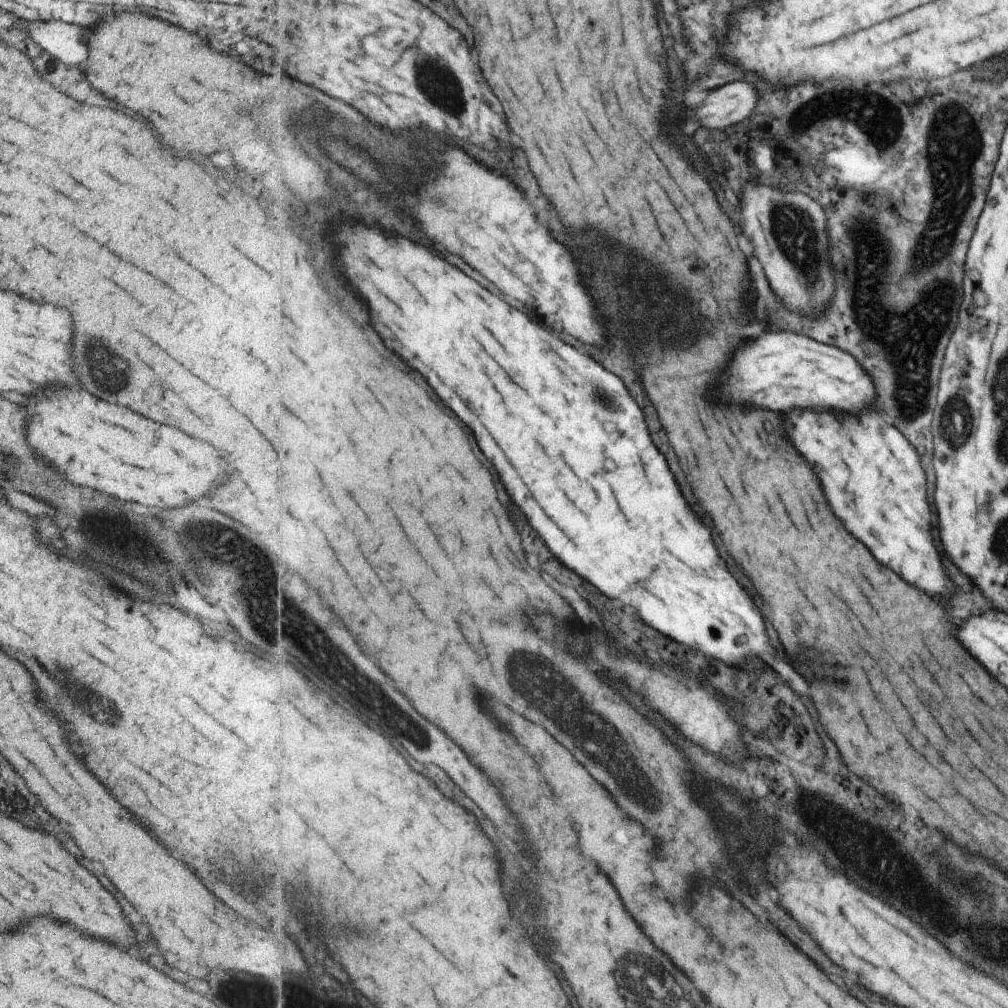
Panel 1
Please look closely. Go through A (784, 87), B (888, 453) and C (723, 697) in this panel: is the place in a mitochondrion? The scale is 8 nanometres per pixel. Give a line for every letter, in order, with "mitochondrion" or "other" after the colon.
A: other
B: other
C: other

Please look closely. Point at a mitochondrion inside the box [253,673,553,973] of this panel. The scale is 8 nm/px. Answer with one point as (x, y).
(417, 733)

